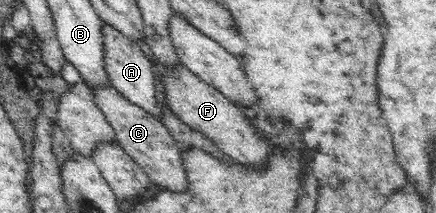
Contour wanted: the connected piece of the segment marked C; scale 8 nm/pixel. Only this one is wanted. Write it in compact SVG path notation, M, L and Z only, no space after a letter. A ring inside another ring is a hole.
M112 84L104 86L103 89L95 89L92 94L96 104L114 129L118 146L134 159L142 171L145 171L153 187L157 187L157 191L165 191L165 189L167 191L187 191L189 183L185 179L184 163L181 163L183 161L182 146L174 141L173 135L168 133L162 122L154 115L147 113L142 107L125 99Z

